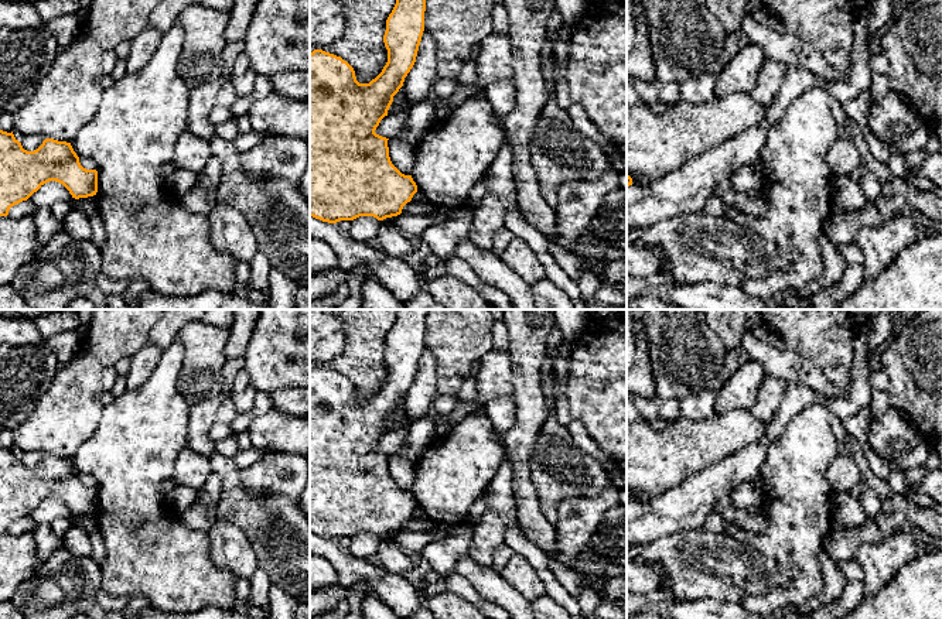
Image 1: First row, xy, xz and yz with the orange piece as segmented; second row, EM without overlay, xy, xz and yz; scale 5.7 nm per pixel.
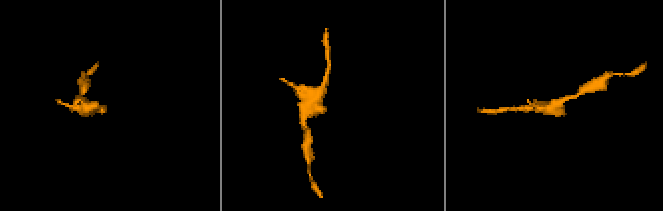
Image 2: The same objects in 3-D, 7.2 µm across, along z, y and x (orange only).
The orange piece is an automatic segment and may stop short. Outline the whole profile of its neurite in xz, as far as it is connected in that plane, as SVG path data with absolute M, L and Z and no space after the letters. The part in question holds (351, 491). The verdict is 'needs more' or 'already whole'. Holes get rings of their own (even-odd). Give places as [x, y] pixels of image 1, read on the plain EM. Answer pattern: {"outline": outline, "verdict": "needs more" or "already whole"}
{"outline": "M397 310L396 321L386 336L383 359L388 379L369 400L359 400L354 384L341 373L314 366L310 370L310 533L328 540L373 533L378 537L397 533L417 509L412 492L402 490L390 478L386 454L375 449L380 437L388 432L393 413L403 403L413 384L424 348L427 310Z", "verdict": "already whole"}

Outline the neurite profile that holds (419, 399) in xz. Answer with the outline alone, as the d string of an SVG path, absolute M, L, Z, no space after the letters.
M424 346L419 362L416 379L403 404L409 421L433 415L433 401L437 394L437 366L433 353Z

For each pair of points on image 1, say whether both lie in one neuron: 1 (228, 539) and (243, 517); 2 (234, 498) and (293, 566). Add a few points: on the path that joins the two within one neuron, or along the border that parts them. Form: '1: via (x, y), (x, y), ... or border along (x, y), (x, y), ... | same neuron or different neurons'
1: border along (217, 519), (236, 525), (255, 553) | different neurons
2: via (251, 515), (285, 549) | same neuron

